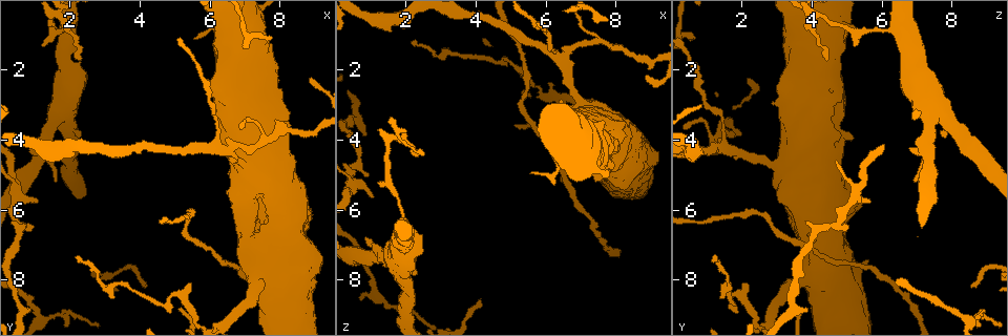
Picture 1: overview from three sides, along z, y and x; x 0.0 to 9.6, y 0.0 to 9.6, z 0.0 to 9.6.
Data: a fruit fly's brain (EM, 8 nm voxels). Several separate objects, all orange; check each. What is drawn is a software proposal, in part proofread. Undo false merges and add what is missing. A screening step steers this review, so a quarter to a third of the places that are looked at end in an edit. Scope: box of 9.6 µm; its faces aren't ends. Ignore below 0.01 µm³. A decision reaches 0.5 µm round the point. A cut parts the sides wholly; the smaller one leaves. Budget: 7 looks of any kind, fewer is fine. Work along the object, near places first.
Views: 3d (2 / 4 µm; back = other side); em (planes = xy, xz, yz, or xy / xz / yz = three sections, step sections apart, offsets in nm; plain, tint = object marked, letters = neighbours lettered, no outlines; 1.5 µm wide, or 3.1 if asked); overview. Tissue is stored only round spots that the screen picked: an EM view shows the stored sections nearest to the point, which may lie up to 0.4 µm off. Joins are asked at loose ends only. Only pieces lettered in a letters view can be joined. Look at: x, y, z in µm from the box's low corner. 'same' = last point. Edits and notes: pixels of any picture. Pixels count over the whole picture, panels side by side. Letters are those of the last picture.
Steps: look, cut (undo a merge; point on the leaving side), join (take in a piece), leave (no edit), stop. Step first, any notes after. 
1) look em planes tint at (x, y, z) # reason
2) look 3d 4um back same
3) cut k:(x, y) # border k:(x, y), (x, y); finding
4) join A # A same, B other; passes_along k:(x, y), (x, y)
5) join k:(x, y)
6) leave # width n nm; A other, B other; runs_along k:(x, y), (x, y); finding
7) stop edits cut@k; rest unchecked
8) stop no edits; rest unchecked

look 3d 4um at (5.15, 8.40, 1.85) # sharp bend

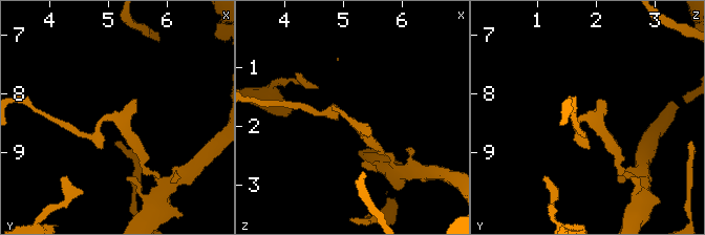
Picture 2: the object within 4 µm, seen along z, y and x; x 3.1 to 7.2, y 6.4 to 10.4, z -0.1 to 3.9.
look em yz step 8 letters at (5.10, 8.40, 1.85) # need the tissue

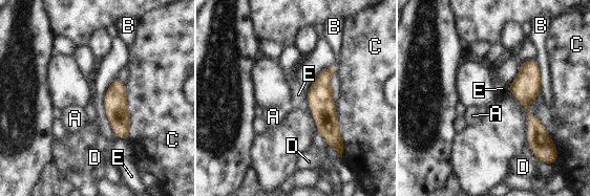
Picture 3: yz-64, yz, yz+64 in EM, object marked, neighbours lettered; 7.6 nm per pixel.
leave # A other, B other, C other, D other, E other; runs_along 3:(332, 69), (324, 77), (330, 143); all the same neuron

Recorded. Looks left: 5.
look em yz step 8 tint at (0.95, 6.50, 4.95) # free end

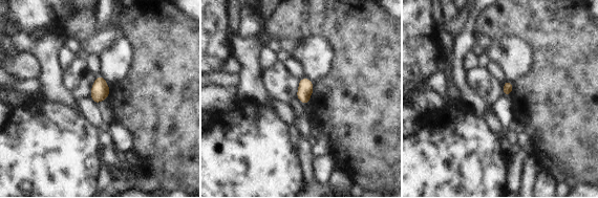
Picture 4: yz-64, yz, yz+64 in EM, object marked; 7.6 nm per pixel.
look em xy step 8 letters same # another direction

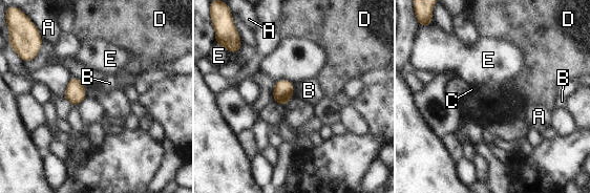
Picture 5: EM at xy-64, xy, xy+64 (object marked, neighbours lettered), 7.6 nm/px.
leave # width 160 nm; A other, B other, C other, D other, E other; border 5:(293, 83), (294, 92); no lettered piece goes on from it

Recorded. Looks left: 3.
look 3d 2um at (3.00, 8.20, 1.60) # sharp bend

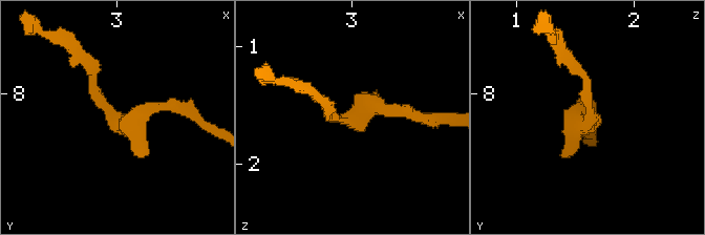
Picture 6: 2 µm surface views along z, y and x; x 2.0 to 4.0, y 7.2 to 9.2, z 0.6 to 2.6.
look em yz step 4 tint at (3.00, 8.24, 1.60) # need the tissue

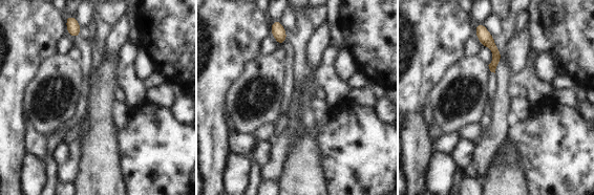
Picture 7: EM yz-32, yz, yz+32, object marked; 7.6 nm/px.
look em planes letters same # another direction

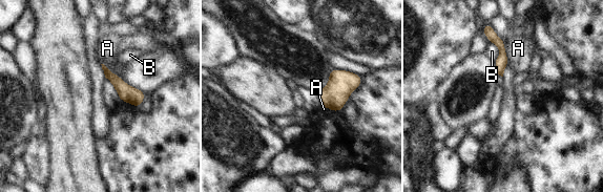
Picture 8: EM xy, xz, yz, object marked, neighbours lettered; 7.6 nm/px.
leave # width 130 nm; A other, B other; border 8:(502, 40), (508, 63); all the same neuron

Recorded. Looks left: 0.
stop no edits; rest unchecked

